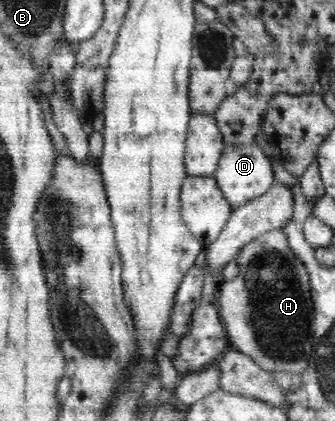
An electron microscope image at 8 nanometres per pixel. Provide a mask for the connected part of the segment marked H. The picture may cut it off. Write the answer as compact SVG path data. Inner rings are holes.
M273 229L252 239L235 256L239 274L217 290L217 309L230 348L248 355L265 371L301 373L316 349L310 276L287 243L287 234Z

